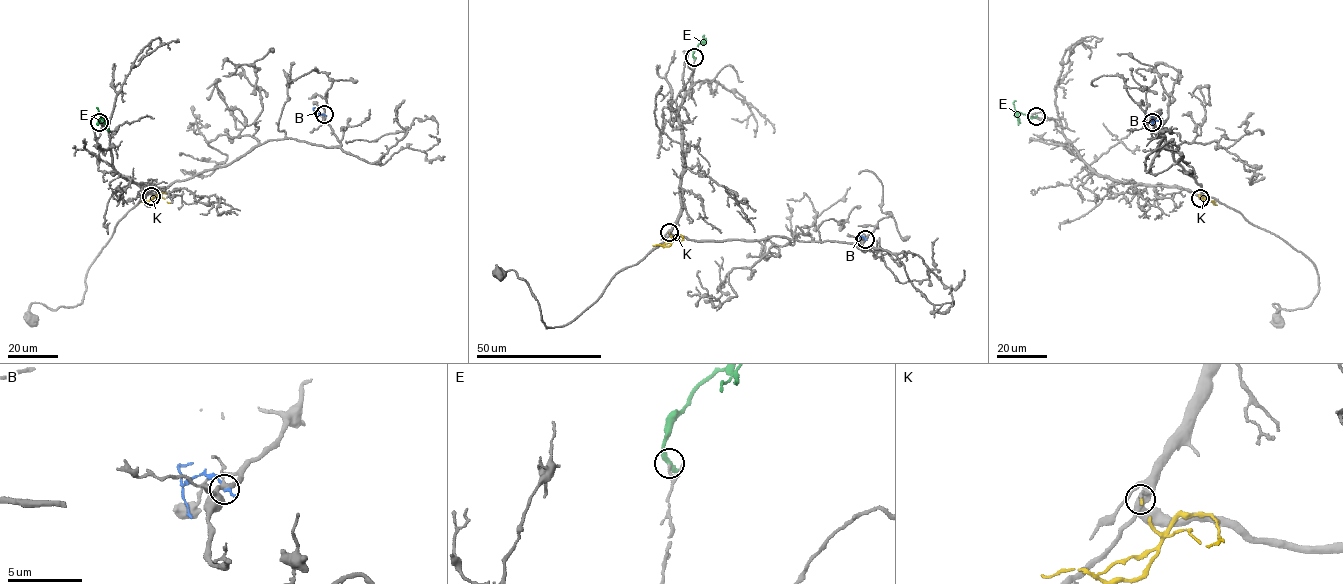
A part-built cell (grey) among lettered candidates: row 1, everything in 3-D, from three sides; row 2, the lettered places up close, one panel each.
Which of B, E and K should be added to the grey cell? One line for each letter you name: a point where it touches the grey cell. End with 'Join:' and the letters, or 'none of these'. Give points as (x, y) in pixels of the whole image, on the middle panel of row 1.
K: (669, 232)
Join: K

